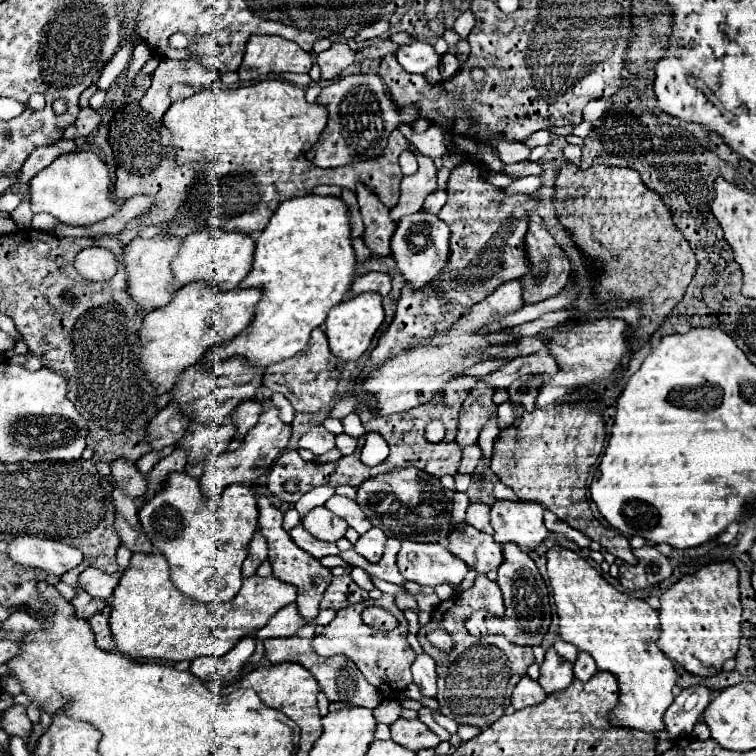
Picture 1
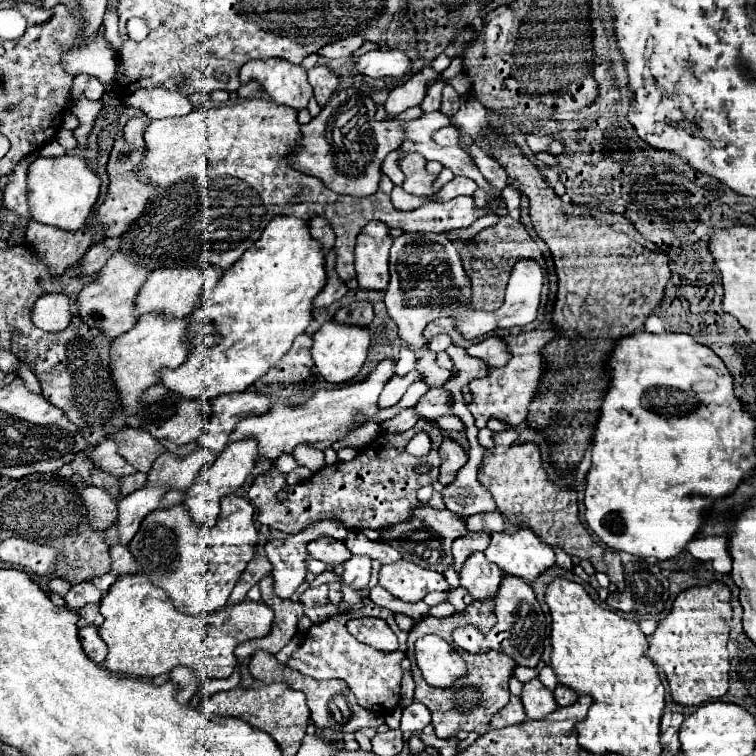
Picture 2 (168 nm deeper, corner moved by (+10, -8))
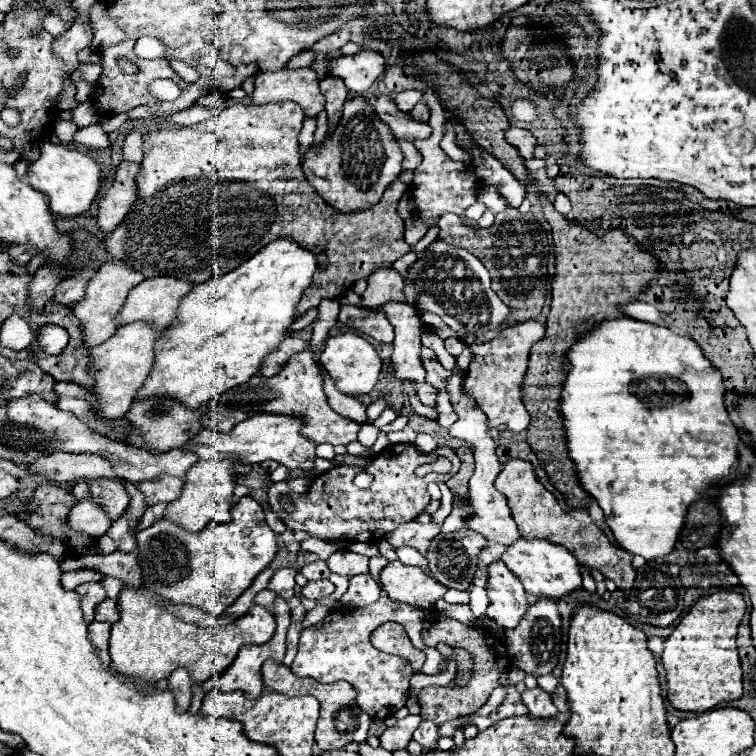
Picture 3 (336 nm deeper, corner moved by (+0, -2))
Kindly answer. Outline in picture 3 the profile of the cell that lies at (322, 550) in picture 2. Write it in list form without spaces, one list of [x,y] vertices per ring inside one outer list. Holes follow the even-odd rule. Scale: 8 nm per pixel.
[[[336,550],[326,562],[328,562],[328,568],[332,572],[342,574],[342,576],[368,572],[368,558],[360,556],[360,554],[354,554],[350,550]]]

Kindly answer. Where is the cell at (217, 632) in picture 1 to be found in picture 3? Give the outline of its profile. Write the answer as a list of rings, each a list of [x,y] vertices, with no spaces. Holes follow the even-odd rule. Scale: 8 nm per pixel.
[[[124,586],[118,594],[120,620],[112,624],[110,658],[112,668],[126,676],[140,676],[146,682],[168,678],[176,668],[186,666],[192,682],[202,684],[226,672],[244,644],[264,644],[276,630],[276,618],[264,606],[254,604],[240,620],[222,628],[200,628],[188,624],[168,610],[164,598],[142,588]]]

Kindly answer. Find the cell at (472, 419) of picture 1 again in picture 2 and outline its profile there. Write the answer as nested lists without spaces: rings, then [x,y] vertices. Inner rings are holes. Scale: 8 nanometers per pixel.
[[[444,438],[442,446],[440,446],[440,458],[442,458],[442,468],[440,468],[438,482],[442,486],[448,486],[448,484],[454,482],[456,472],[466,464],[468,454],[458,442],[452,442],[450,438]]]

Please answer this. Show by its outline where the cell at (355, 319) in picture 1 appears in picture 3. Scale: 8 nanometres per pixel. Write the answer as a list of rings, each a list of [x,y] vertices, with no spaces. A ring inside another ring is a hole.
[[[342,330],[342,332],[330,334],[326,338],[322,354],[320,354],[320,364],[330,374],[330,378],[336,382],[336,388],[348,396],[368,394],[374,388],[374,384],[378,380],[380,366],[382,366],[378,354],[376,354],[376,348],[352,330]]]

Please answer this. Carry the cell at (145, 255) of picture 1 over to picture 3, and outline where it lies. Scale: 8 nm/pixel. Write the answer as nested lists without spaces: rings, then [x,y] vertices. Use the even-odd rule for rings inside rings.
[[[110,260],[110,262],[100,266],[100,270],[94,274],[92,282],[86,288],[86,296],[72,306],[76,318],[84,326],[84,340],[88,342],[88,346],[100,346],[100,344],[104,344],[108,338],[112,338],[116,334],[116,330],[120,326],[118,320],[116,320],[116,314],[122,310],[128,292],[134,286],[138,286],[144,278],[146,276],[142,272],[136,272],[136,270],[128,268],[120,260]]]

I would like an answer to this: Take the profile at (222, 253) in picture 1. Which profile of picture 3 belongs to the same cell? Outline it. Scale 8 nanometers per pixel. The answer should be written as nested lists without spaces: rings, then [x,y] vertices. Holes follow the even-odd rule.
[[[174,276],[148,278],[128,294],[120,310],[120,322],[130,324],[148,320],[156,330],[164,330],[178,318],[178,306],[192,288],[192,282]]]

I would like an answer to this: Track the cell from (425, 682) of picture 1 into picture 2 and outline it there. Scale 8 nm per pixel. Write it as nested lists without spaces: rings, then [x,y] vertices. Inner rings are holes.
[[[412,704],[402,712],[402,732],[420,732],[430,724],[430,712],[422,704]]]

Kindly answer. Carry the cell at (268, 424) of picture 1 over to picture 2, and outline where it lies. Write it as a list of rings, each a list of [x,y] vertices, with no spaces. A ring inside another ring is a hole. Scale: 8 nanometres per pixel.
[[[240,440],[240,442],[228,444],[222,450],[222,454],[196,476],[194,484],[186,490],[186,496],[182,502],[190,512],[194,524],[200,524],[206,528],[212,528],[216,524],[216,518],[220,512],[220,498],[236,492],[244,484],[244,478],[248,478],[248,474],[252,472],[256,458],[258,458],[258,444],[254,440]]]

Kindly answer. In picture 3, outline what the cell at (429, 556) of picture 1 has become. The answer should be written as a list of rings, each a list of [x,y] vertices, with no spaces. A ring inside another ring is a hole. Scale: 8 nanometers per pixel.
[[[400,560],[390,562],[380,574],[382,590],[398,602],[408,602],[412,606],[428,608],[440,600],[448,586],[436,582],[420,566],[406,566]]]

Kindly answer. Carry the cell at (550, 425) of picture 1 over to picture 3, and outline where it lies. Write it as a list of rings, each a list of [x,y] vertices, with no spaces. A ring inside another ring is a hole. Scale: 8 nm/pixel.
[[[510,458],[502,466],[502,472],[496,478],[496,490],[500,490],[506,496],[508,506],[512,510],[512,518],[516,520],[522,538],[526,540],[544,538],[548,542],[562,544],[576,556],[578,564],[586,564],[588,568],[598,568],[606,578],[614,580],[618,588],[626,590],[632,586],[636,576],[636,570],[632,568],[632,556],[624,548],[612,544],[598,526],[594,524],[586,526],[584,522],[574,520],[574,516],[560,506],[556,496],[542,486],[530,462],[524,462],[520,458]]]

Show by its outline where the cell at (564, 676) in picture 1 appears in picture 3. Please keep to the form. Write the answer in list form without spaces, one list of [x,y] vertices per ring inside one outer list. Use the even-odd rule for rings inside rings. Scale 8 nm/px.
[[[536,686],[532,690],[526,690],[522,694],[522,702],[528,708],[530,716],[544,718],[544,716],[556,716],[558,714],[558,708],[554,706],[552,696],[546,690],[542,690],[540,686]]]

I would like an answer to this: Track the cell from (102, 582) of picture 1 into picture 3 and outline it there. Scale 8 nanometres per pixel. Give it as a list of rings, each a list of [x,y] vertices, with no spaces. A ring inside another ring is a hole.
[[[86,582],[76,588],[76,592],[82,596],[82,612],[88,622],[94,620],[94,608],[106,600],[106,592],[100,582]]]

